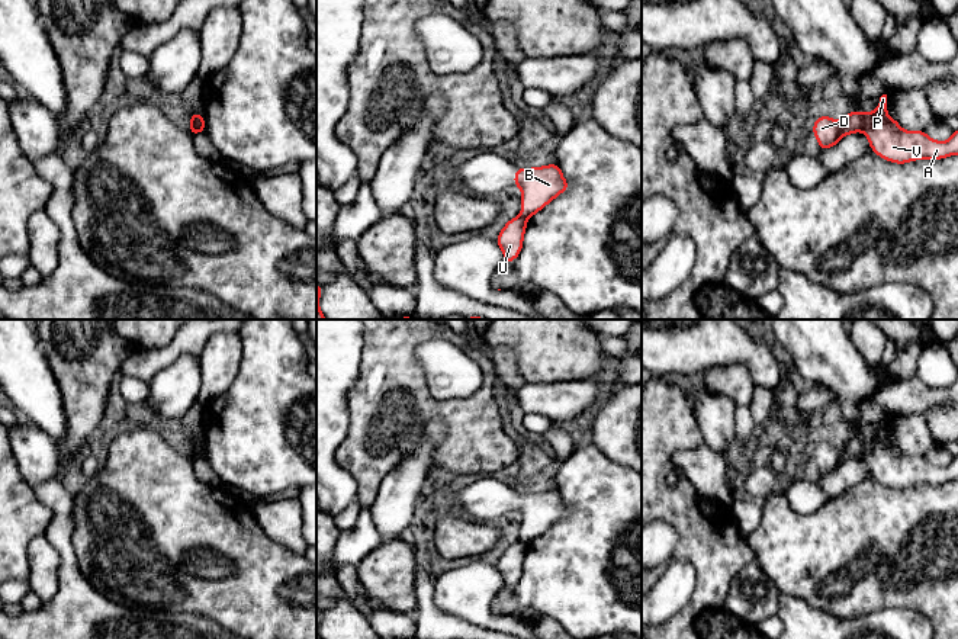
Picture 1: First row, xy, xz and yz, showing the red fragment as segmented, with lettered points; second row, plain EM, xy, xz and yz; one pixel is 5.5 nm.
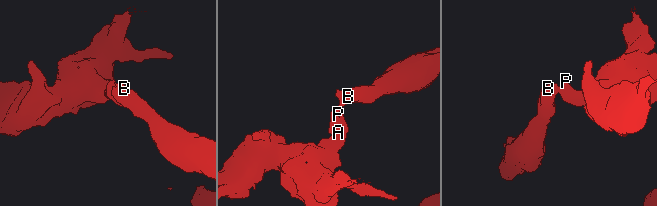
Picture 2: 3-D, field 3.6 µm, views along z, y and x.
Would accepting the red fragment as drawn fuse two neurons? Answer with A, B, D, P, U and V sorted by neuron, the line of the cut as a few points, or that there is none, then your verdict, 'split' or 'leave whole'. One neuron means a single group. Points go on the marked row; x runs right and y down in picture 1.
groups A P U V / B D; cut yz (861, 114), (862, 129); split

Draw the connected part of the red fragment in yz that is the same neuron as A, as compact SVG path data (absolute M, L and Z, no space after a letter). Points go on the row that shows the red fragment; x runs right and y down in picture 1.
M883 94L878 103L875 110L862 113L862 132L869 141L869 148L881 158L906 164L958 155L958 131L945 142L929 138L925 131L904 131L887 113L887 94Z

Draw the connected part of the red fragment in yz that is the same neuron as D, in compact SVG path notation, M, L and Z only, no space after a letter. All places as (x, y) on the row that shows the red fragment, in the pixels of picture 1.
M852 110L842 121L830 116L819 116L813 125L813 134L822 151L835 147L845 135L862 131L862 113Z

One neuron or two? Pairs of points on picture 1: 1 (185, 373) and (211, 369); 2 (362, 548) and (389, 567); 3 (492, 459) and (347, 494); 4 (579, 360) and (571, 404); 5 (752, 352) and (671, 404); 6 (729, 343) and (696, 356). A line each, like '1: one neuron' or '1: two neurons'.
1: two neurons
2: two neurons
3: two neurons
4: two neurons
5: two neurons
6: one neuron

